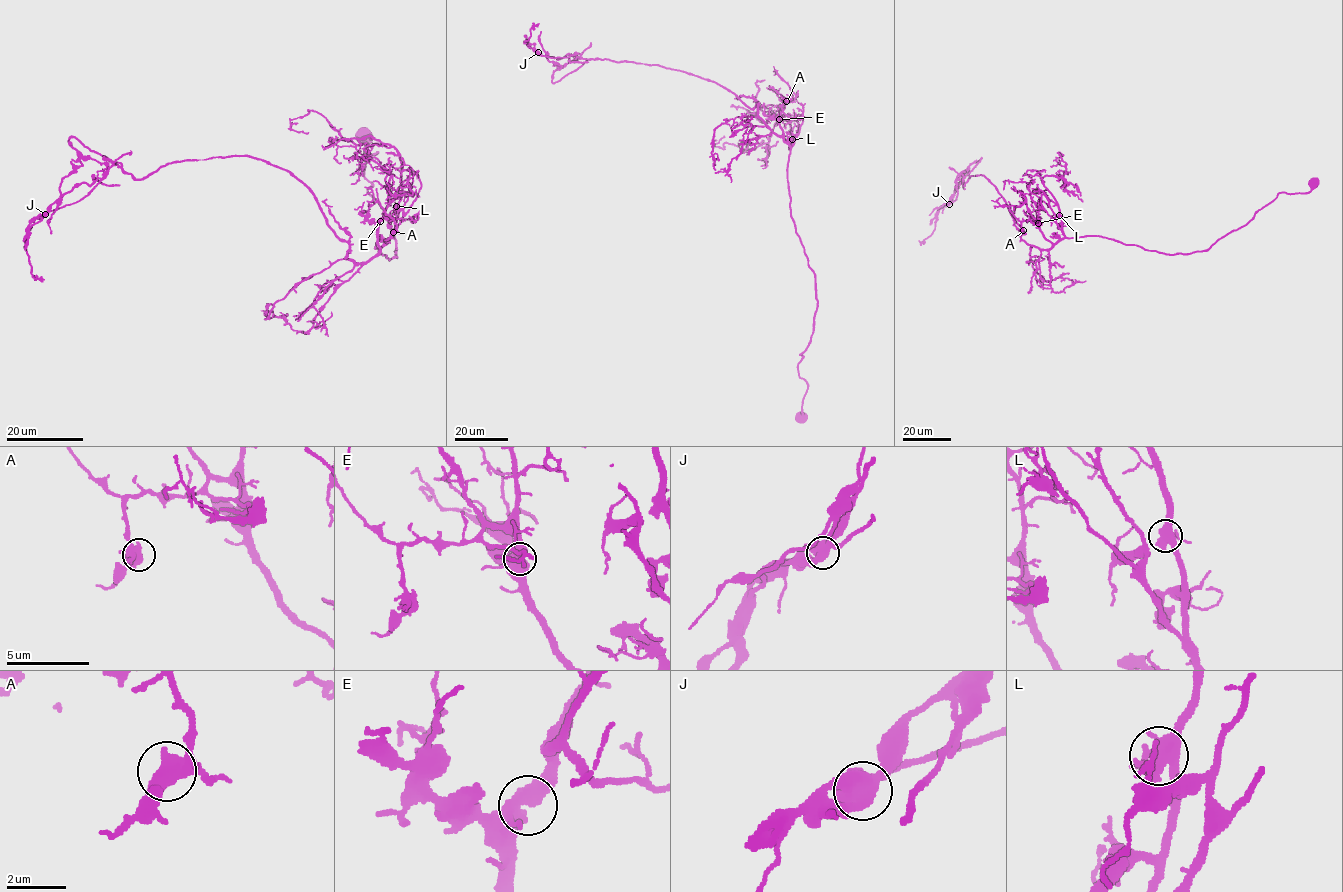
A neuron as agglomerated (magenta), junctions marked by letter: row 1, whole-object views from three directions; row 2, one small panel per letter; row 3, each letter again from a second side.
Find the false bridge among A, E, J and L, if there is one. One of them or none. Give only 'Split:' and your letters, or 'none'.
Split: J

